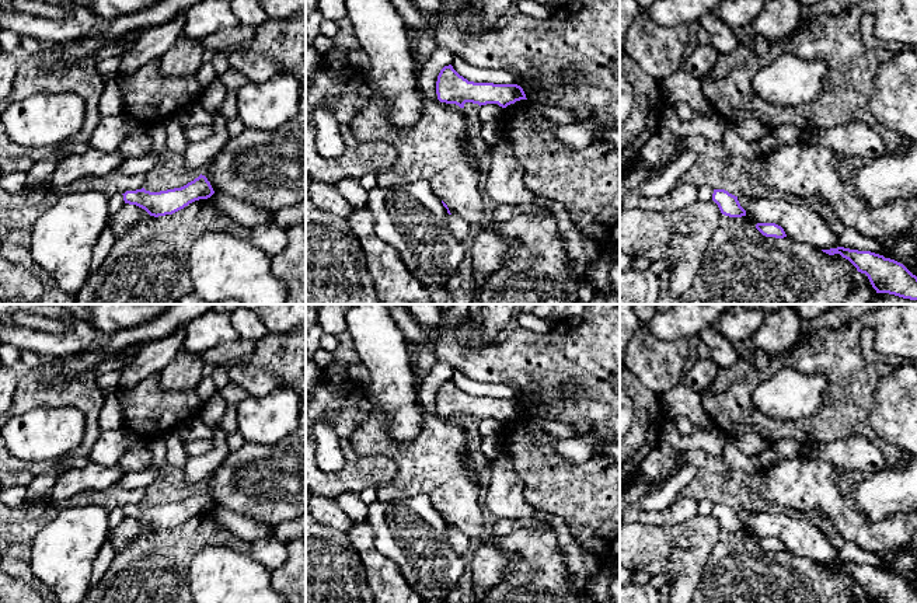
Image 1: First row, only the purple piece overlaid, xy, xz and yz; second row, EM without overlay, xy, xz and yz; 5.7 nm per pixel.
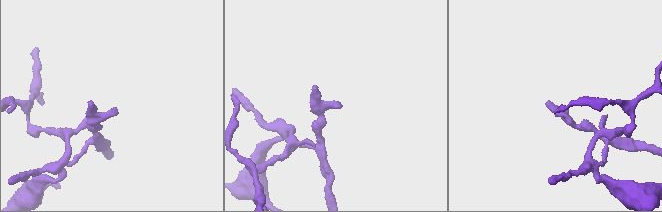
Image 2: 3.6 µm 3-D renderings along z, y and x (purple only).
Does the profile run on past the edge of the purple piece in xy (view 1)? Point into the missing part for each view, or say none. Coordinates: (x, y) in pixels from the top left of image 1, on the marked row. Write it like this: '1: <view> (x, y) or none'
1: none

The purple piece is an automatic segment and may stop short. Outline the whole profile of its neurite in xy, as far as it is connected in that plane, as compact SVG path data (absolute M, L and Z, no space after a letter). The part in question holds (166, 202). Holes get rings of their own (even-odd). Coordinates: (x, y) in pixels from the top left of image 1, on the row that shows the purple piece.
M201 174L181 188L160 192L150 192L142 188L126 191L122 195L125 203L136 205L144 209L150 216L158 217L172 215L195 201L210 198L213 194L215 191L210 182Z

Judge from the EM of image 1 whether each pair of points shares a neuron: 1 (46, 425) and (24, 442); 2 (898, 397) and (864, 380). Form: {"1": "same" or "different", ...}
{"1": "same", "2": "different"}

